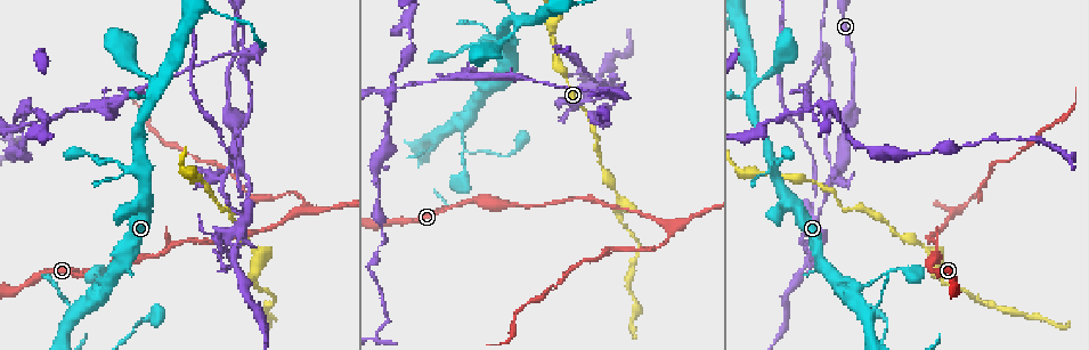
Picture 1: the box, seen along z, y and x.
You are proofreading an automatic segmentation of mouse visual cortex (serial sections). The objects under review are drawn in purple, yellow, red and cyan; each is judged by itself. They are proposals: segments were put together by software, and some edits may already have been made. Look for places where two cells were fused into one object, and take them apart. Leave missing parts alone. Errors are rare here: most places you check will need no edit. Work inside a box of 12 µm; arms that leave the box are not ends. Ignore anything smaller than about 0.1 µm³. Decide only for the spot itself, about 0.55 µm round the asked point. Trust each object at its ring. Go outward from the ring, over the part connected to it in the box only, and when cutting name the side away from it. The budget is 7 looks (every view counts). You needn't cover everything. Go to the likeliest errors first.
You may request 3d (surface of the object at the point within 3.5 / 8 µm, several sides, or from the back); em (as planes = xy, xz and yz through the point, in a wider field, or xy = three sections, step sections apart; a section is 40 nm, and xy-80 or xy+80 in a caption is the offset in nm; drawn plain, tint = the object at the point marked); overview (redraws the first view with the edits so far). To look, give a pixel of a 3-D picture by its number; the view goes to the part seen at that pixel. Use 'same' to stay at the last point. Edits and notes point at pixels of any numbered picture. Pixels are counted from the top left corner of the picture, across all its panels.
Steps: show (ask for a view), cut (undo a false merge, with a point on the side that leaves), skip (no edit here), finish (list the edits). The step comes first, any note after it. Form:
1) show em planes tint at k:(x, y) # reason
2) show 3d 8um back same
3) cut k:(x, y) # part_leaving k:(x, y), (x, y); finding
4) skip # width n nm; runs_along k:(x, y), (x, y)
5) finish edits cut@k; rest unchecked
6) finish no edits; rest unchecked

show 3d 3.5um at 1:(243, 211) # four-way junction

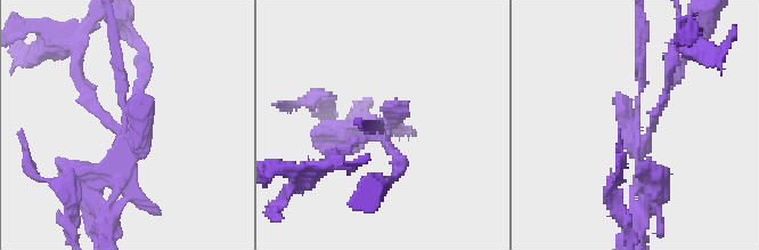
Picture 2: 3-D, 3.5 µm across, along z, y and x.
show em xy step 5 tint at 2:(384, 140)

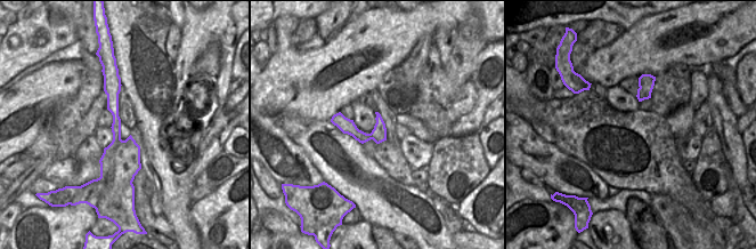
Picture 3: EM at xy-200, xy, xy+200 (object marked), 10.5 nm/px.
cut 2:(357, 146) # part_leaving 2:(136, 90), (115, 129), (83, 83); a second cell is stuck on

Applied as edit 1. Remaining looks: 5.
show overview

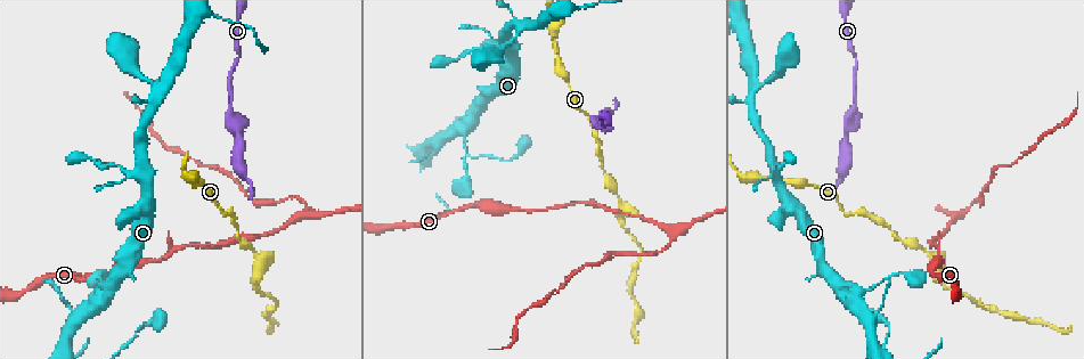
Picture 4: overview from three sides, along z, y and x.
show 3d 3.5um at 4:(293, 197) # abrupt turn

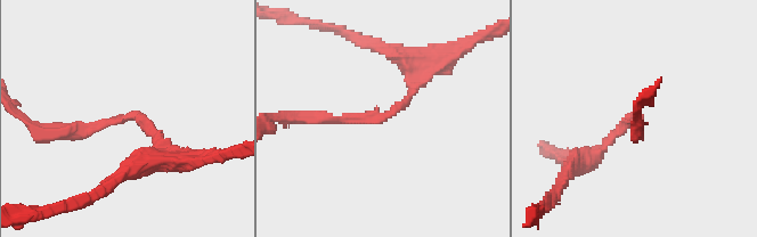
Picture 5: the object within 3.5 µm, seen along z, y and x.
show em xy step 2 tint at 5:(129, 115) # arm_widths 100, 150 nm

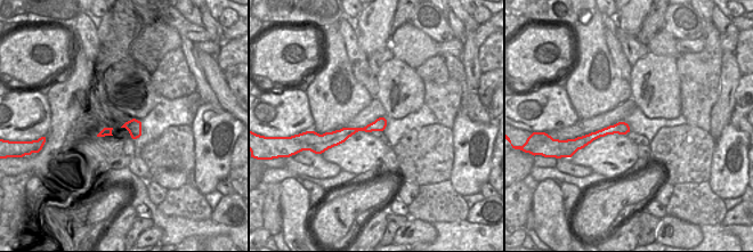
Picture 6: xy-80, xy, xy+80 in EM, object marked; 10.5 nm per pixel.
show em xy step 1 tint same

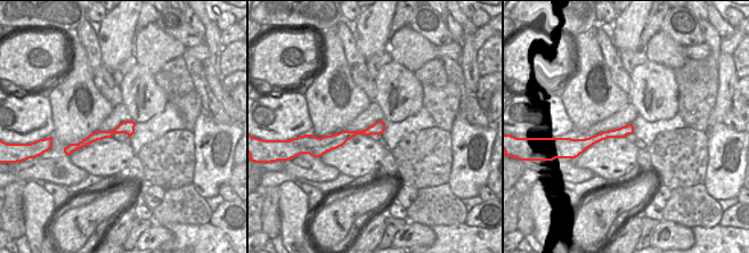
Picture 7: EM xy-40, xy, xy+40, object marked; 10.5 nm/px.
skip # one cell here

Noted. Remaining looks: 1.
finish edits cut@2; rest unchecked

